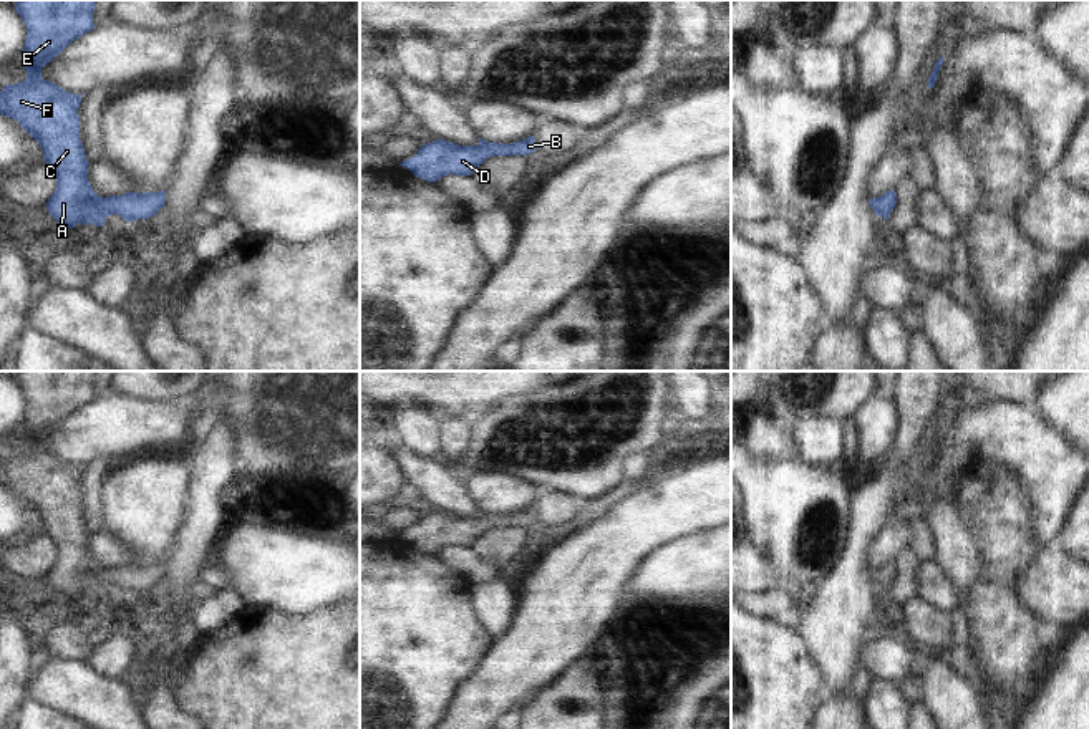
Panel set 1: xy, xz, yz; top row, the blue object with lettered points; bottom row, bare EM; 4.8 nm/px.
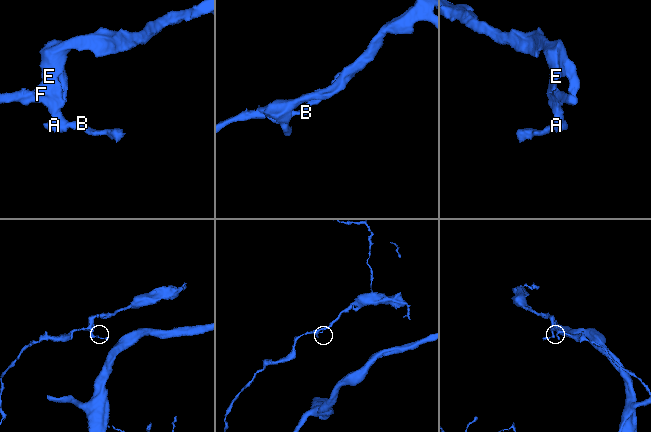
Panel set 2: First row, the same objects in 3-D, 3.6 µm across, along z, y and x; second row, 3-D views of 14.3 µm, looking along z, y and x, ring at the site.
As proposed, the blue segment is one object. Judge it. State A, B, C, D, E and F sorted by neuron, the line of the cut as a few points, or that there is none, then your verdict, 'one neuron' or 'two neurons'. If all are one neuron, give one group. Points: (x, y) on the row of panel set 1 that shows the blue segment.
A B C D E F; no cut; one neuron

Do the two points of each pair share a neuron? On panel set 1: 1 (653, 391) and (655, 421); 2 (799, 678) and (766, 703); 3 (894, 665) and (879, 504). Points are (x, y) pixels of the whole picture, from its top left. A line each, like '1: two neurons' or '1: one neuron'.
1: one neuron
2: one neuron
3: two neurons

